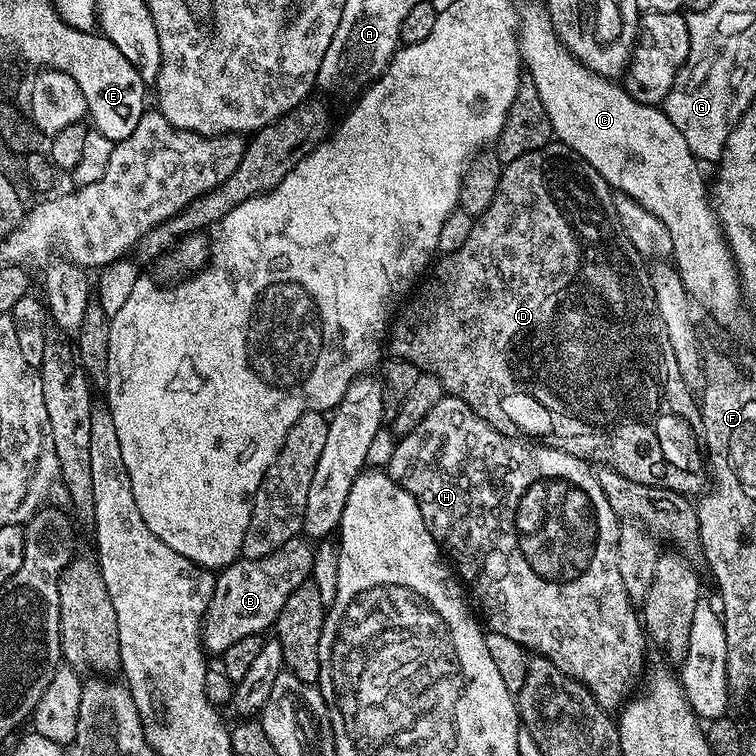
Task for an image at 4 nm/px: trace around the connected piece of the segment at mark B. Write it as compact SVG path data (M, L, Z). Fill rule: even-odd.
M293 538L273 556L261 560L241 558L229 564L216 576L216 589L210 598L202 621L202 644L205 649L219 653L225 645L238 642L247 636L266 633L276 623L278 614L290 598L290 594L304 584L312 575L314 548L307 539Z

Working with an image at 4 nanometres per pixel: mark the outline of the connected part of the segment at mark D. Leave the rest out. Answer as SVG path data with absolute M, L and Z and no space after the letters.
M549 142L545 148L530 150L530 154L522 154L522 158L514 158L509 164L503 165L492 201L482 215L475 217L470 238L466 238L458 250L441 255L431 265L414 295L403 305L404 313L402 308L395 317L390 328L391 355L397 360L414 362L414 366L418 366L425 376L438 378L447 395L466 402L466 406L470 406L478 418L494 426L494 430L504 436L523 438L528 442L539 442L546 448L569 452L572 456L613 468L634 482L663 485L683 496L699 497L705 491L706 484L700 480L676 480L675 470L668 468L664 472L664 464L660 461L660 455L664 452L665 458L672 460L674 467L686 467L688 459L696 452L696 444L698 448L698 438L704 435L704 427L697 397L692 397L692 388L685 380L685 371L680 368L674 349L670 346L666 322L659 313L655 291L651 289L644 262L645 257L624 231L616 212L613 189L602 178L602 174L598 174L598 170L582 159L573 148L567 148L559 142Z

